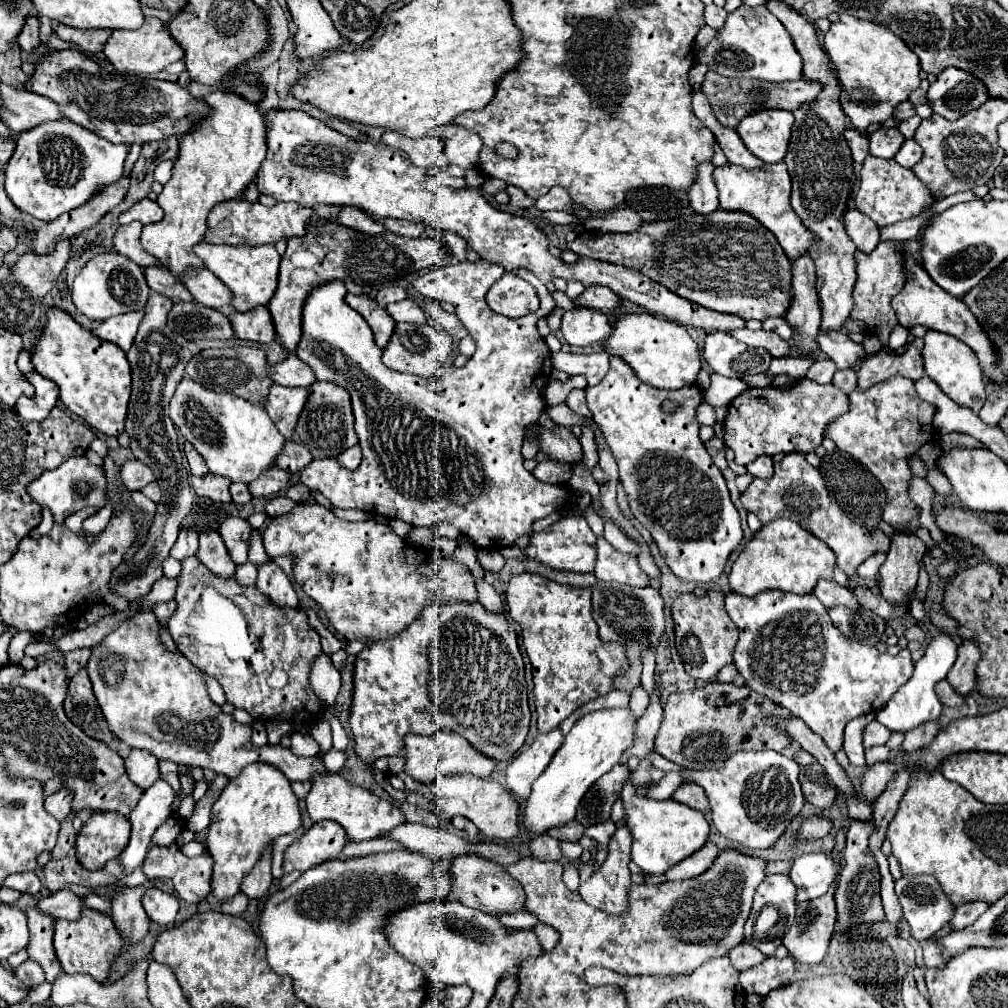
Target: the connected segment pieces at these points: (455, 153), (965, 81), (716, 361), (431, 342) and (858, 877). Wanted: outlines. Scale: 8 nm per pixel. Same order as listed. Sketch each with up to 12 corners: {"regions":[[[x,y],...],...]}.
{"regions":[[[448,124],[430,134],[445,141],[451,164],[474,168],[482,140],[474,130]],[[946,68],[928,88],[928,104],[946,120],[980,108],[982,80]],[[726,332],[706,336],[704,360],[722,376],[764,374],[772,356]],[[396,324],[382,360],[428,378],[452,352],[440,326]],[[850,820],[836,888],[838,926],[880,922],[870,820]]]}

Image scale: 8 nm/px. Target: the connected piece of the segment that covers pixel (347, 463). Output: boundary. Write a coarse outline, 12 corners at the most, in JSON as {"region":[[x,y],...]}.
{"region":[[360,446],[344,450],[336,458],[344,468],[356,470],[362,460]]}

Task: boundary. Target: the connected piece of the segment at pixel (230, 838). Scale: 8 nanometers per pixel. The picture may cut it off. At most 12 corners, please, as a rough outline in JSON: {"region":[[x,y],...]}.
{"region":[[248,766],[212,806],[206,902],[224,904],[268,844],[302,826],[288,778]]}

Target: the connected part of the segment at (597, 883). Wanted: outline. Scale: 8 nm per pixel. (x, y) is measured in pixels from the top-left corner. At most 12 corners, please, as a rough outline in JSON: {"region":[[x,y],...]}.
{"region":[[630,830],[610,838],[606,862],[578,888],[608,914],[628,910]]}

